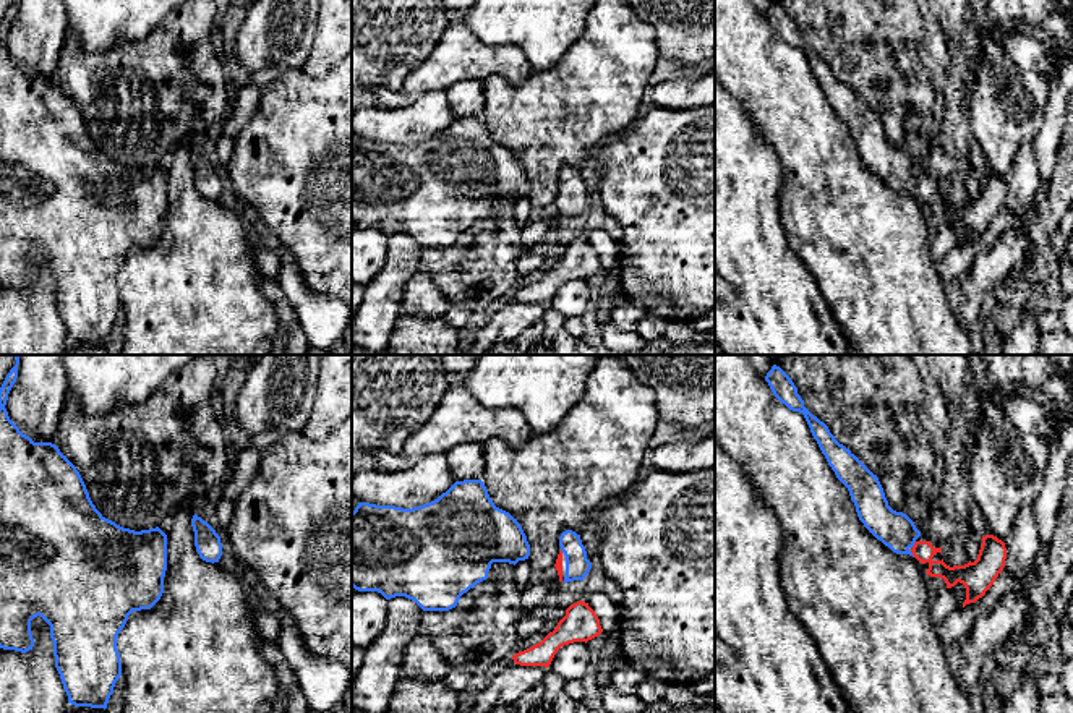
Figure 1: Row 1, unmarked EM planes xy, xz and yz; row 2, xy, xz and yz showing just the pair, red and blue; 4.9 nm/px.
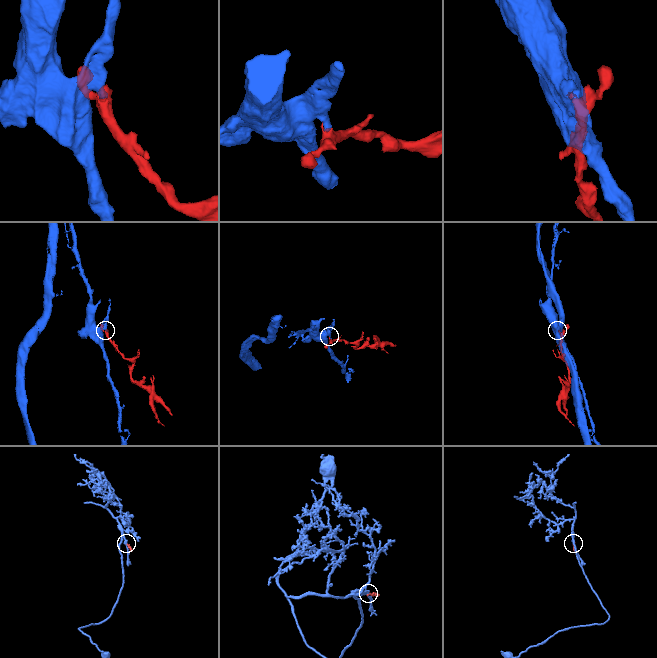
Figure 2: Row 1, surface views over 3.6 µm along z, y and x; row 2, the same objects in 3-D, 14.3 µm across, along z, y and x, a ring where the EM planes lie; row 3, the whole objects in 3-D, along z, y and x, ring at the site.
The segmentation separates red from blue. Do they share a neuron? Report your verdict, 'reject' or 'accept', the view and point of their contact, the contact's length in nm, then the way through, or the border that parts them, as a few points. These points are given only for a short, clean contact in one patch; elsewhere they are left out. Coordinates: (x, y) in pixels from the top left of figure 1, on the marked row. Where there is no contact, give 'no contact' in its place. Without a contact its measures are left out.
accept | yz (914, 545) | 40 nm | across yz (923, 551), (914, 545), (897, 530)

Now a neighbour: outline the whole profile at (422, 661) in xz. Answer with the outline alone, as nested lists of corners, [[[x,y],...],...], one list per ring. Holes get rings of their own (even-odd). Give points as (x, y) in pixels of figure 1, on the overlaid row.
[[[418,634],[405,648],[400,677],[421,682],[442,681],[451,666],[442,660],[433,640]]]

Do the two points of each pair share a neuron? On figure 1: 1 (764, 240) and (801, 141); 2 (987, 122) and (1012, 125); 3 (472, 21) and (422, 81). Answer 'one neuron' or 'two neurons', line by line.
1: two neurons
2: one neuron
3: two neurons

